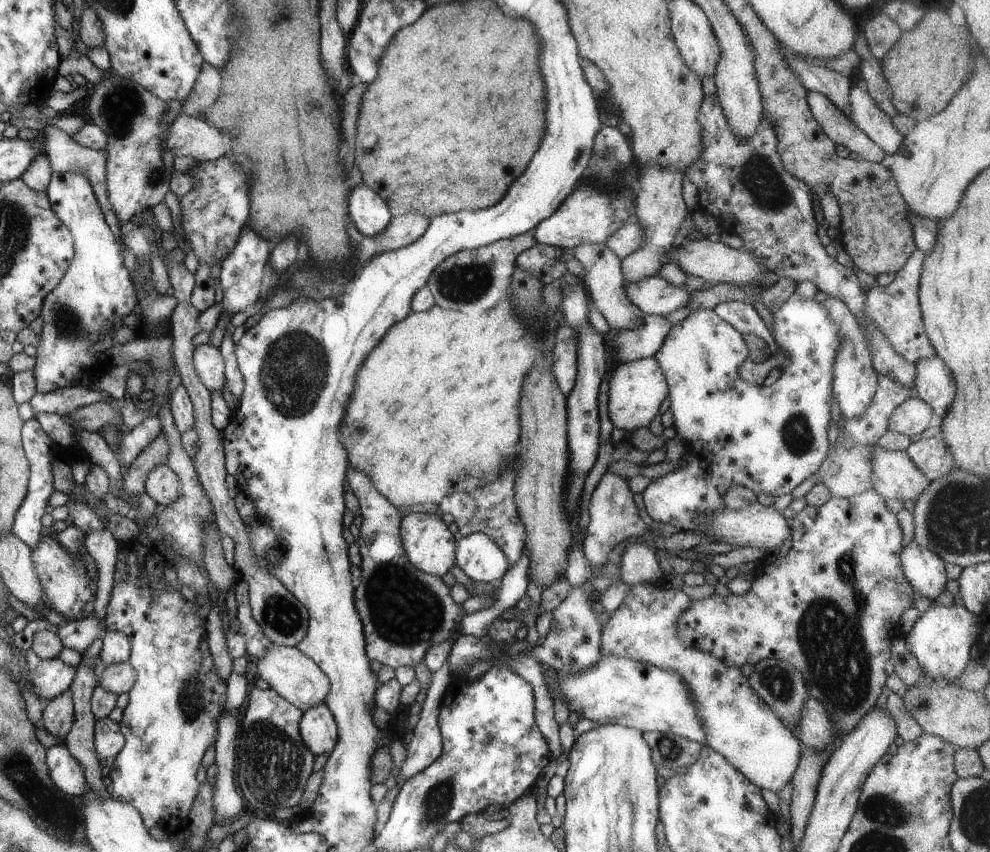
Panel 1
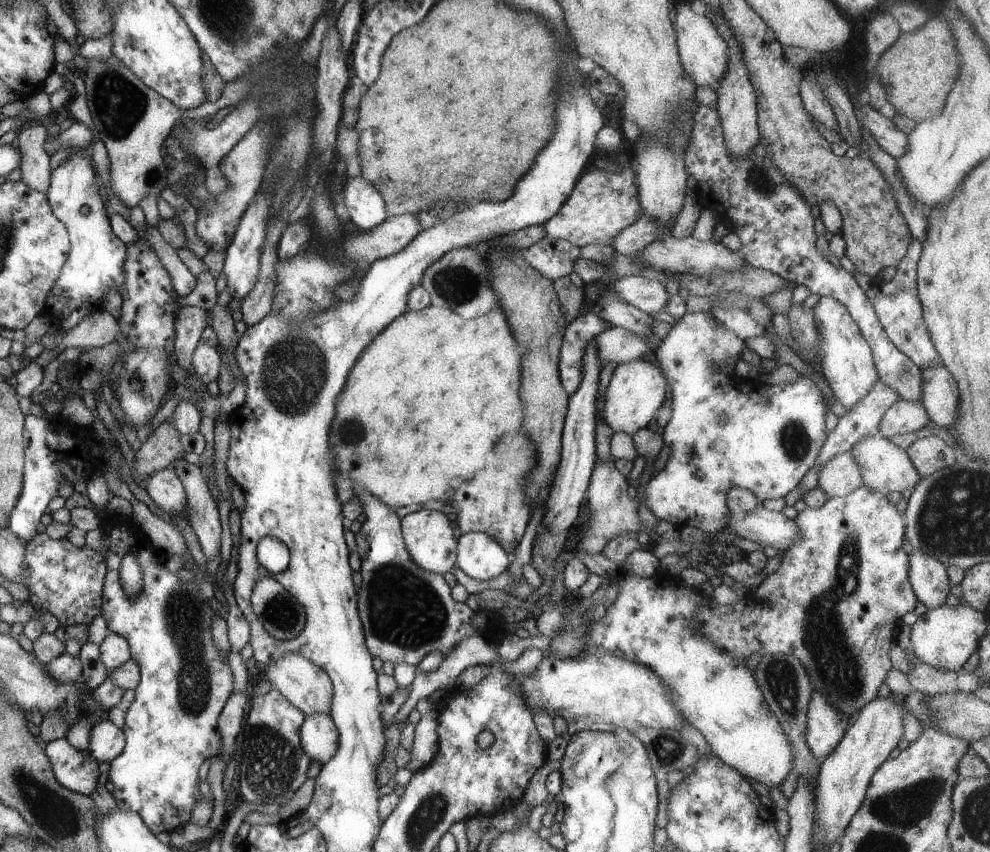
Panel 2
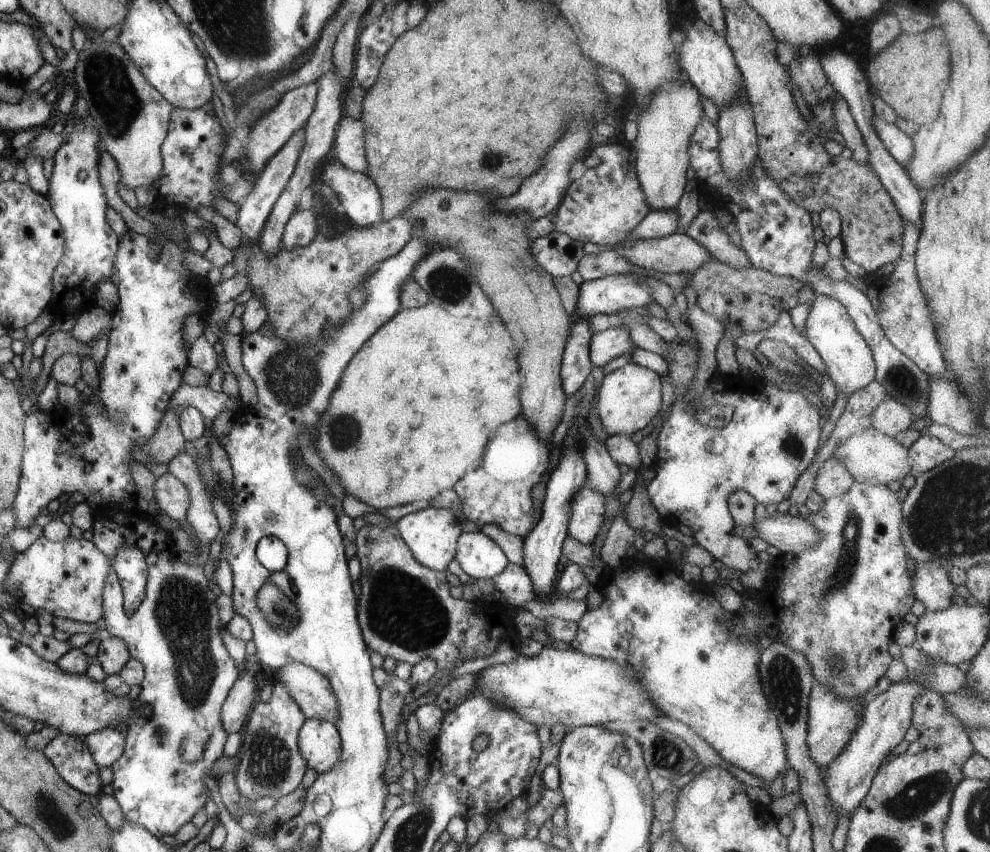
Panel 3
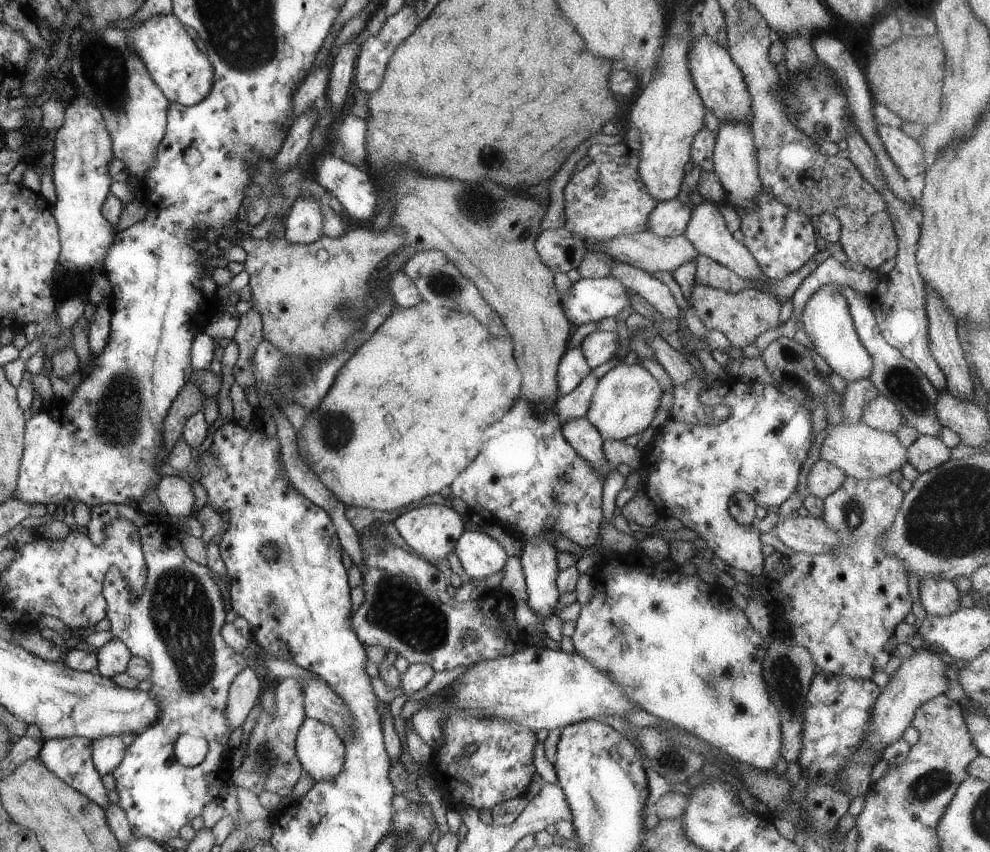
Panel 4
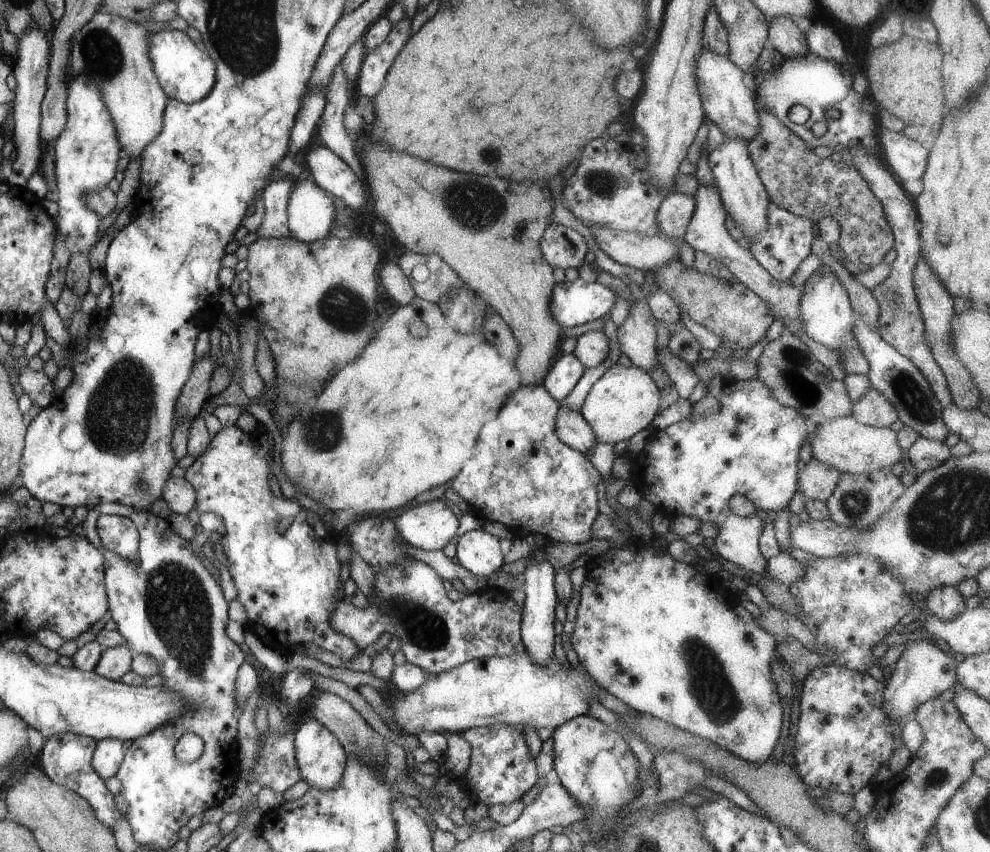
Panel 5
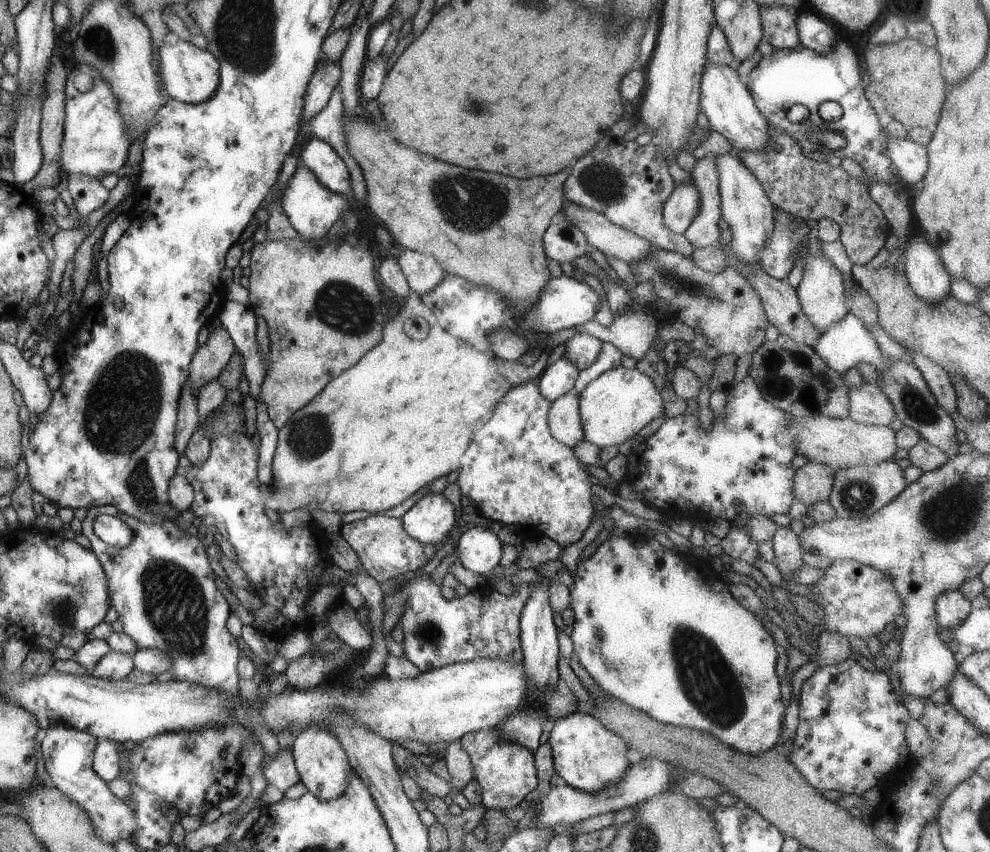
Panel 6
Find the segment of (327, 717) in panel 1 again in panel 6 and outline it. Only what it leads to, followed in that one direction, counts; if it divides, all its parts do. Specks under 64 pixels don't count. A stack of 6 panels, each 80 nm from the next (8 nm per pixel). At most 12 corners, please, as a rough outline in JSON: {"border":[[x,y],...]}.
{"border":[[328,730],[292,746],[301,784],[319,800],[342,796],[352,768]]}

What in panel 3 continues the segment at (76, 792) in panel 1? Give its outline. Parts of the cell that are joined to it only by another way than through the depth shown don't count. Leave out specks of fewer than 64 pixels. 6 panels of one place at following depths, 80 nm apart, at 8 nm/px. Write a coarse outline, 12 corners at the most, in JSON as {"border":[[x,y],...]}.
{"border":[[60,734],[42,752],[68,786],[102,794],[82,737]]}

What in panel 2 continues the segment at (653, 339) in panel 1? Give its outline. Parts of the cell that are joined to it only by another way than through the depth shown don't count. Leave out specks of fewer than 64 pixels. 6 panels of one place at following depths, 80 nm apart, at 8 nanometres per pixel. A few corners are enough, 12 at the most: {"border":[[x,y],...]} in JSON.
{"border":[[619,327],[594,340],[603,364],[620,365],[653,352],[650,340]]}

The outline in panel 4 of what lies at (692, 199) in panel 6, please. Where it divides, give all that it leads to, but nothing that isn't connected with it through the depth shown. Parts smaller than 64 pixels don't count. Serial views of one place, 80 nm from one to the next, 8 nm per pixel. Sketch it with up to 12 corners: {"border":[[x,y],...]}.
{"border":[[678,198],[659,202],[648,216],[657,237],[685,235],[692,209]]}

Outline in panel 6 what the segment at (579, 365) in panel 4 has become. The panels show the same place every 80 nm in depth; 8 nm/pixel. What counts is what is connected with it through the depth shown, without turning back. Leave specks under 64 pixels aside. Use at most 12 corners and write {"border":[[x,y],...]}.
{"border":[[556,360],[536,378],[550,402],[574,388],[580,368]]}

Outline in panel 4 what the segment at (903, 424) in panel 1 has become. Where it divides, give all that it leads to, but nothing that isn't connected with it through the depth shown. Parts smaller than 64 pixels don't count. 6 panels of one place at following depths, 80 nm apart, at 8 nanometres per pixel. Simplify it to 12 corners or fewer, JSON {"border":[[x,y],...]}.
{"border":[[876,396],[862,423],[895,433],[906,420],[896,404]]}

